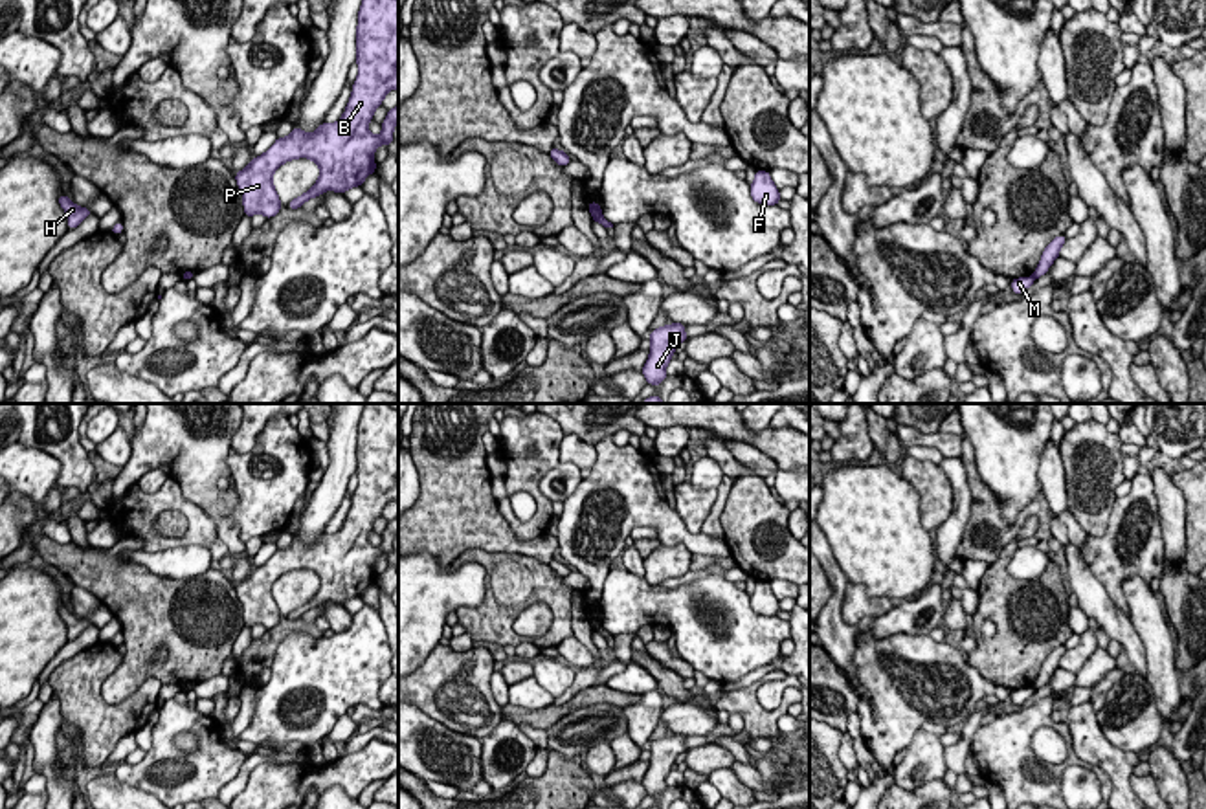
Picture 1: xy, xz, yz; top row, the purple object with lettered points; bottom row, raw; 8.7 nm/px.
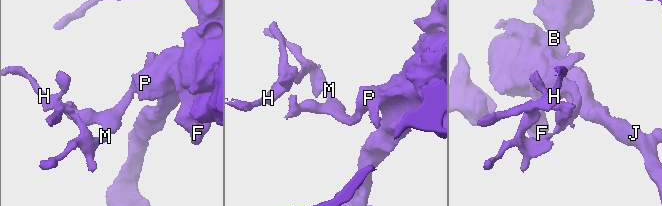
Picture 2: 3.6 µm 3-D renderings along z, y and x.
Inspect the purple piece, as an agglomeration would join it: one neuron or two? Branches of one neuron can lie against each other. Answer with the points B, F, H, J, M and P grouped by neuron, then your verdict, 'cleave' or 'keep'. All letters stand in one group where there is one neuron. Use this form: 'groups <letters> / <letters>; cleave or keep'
groups B F J P / H M; cleave

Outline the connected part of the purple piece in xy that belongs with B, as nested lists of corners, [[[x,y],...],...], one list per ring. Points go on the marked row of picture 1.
[[[362,0],[356,51],[358,77],[343,116],[336,123],[321,123],[312,134],[294,127],[286,138],[277,138],[264,154],[235,172],[246,216],[261,213],[272,218],[279,213],[274,172],[290,160],[312,160],[319,167],[319,178],[288,209],[297,209],[329,189],[343,194],[351,187],[362,187],[376,171],[374,150],[393,143],[398,123],[396,105],[387,110],[378,136],[367,128],[387,92],[398,88],[398,0]]]

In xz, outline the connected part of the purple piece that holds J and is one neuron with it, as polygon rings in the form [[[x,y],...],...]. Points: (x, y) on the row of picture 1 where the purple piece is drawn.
[[[672,323],[650,332],[650,356],[642,367],[642,374],[648,383],[659,387],[661,382],[668,376],[666,365],[676,354],[677,345],[688,339],[685,328],[687,325]]]

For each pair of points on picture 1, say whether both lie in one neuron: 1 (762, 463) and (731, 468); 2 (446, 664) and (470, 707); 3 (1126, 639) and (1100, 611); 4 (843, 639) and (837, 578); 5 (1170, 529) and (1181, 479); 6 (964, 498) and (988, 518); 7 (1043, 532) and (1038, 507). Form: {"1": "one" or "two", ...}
{"1": "two", "2": "one", "3": "one", "4": "one", "5": "two", "6": "two", "7": "one"}

